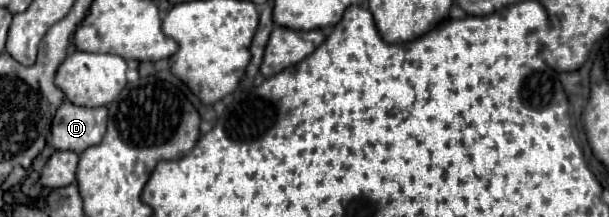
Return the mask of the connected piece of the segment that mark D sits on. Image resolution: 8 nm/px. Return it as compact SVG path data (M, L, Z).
M63 102L53 118L51 144L55 150L73 150L81 154L103 140L107 130L107 108L81 108Z

